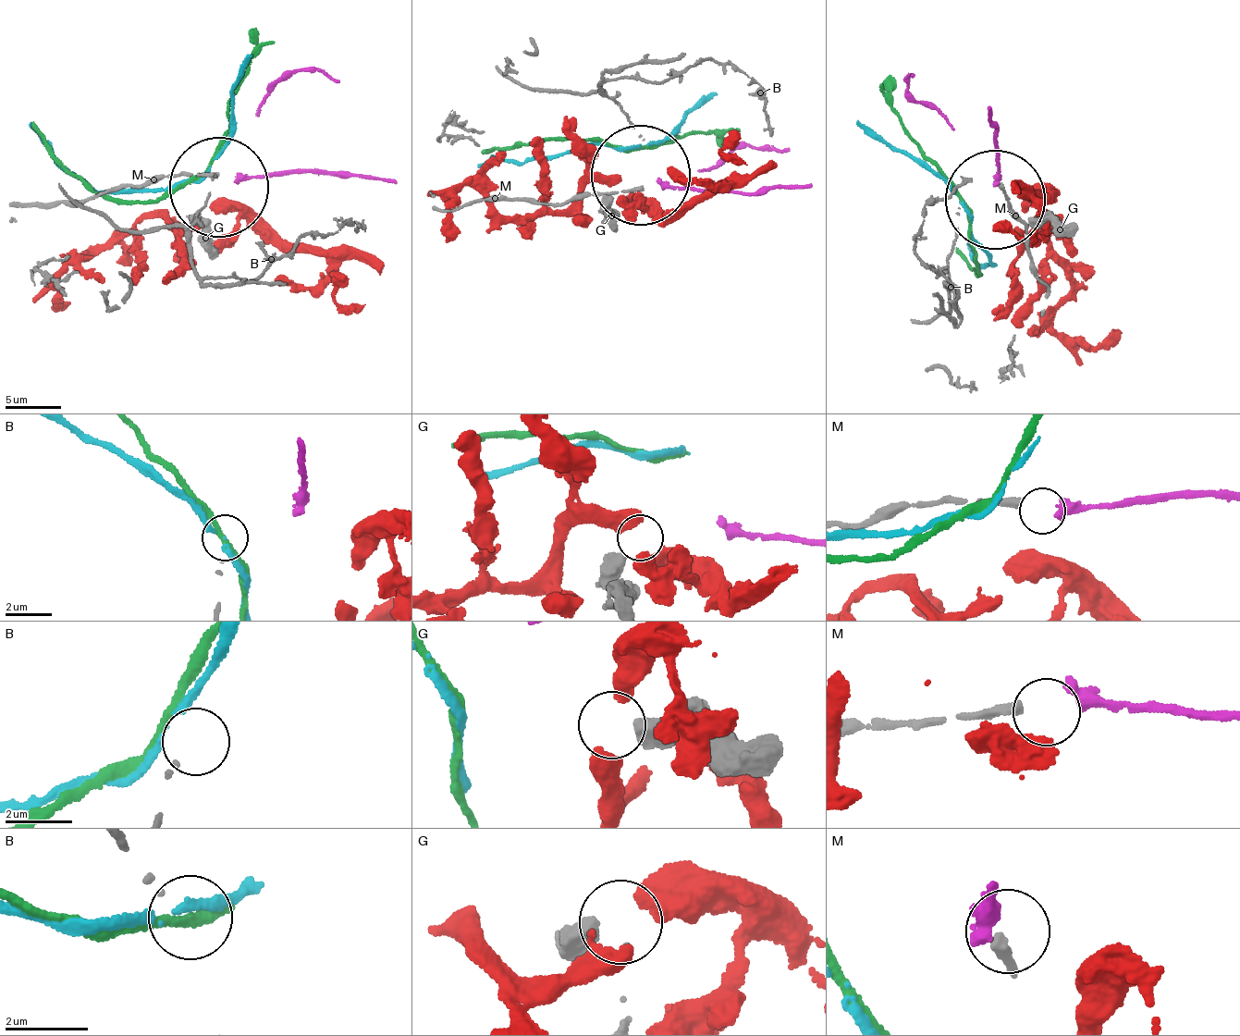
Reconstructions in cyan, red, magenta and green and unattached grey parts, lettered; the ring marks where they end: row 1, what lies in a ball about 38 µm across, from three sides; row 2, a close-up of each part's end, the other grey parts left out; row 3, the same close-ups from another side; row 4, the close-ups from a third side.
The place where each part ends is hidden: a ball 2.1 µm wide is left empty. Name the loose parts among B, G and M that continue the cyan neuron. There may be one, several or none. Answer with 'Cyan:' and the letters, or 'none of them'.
Cyan: none of them

